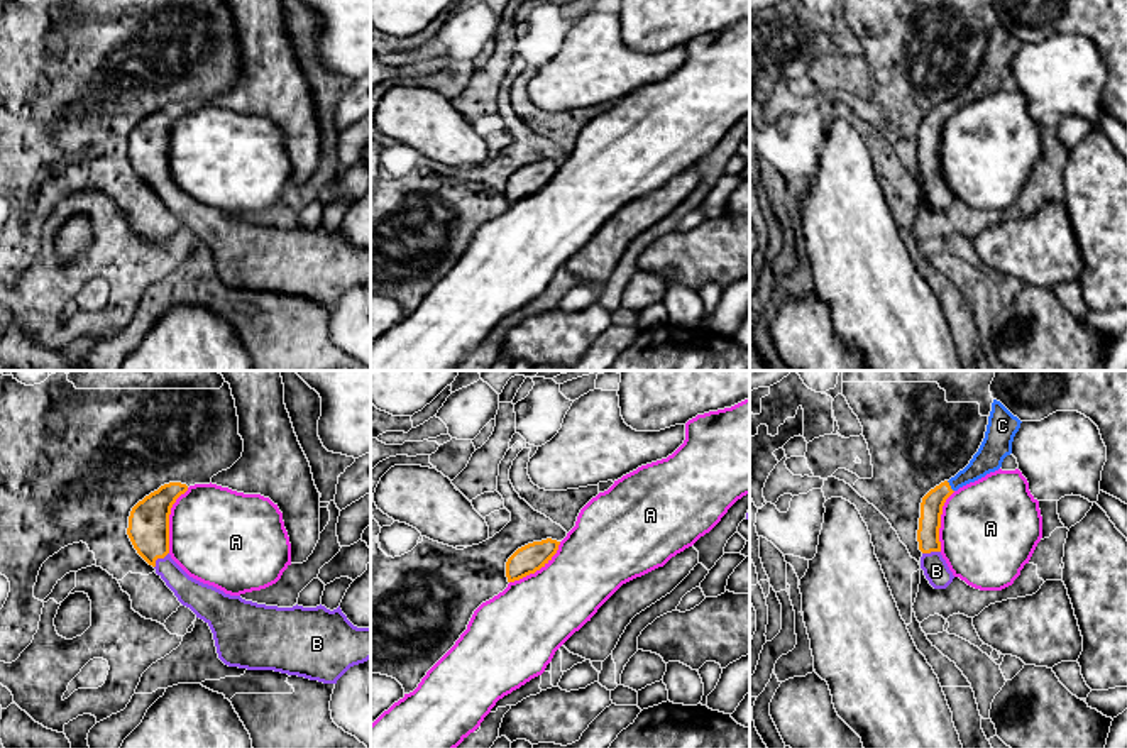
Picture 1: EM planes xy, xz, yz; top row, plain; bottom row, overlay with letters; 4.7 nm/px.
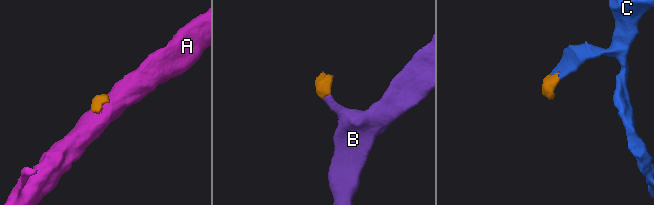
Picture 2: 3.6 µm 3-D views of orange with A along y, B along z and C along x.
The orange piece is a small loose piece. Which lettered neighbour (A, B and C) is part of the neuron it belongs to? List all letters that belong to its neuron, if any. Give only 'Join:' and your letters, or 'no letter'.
Join: B, C

